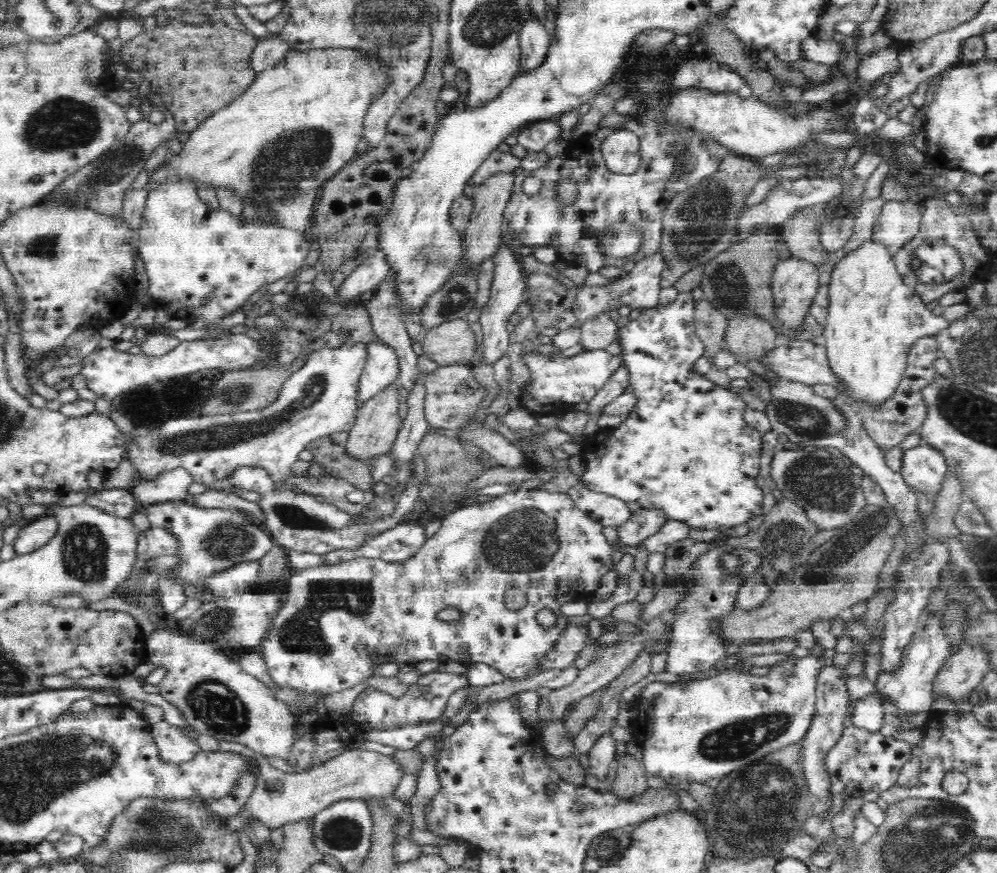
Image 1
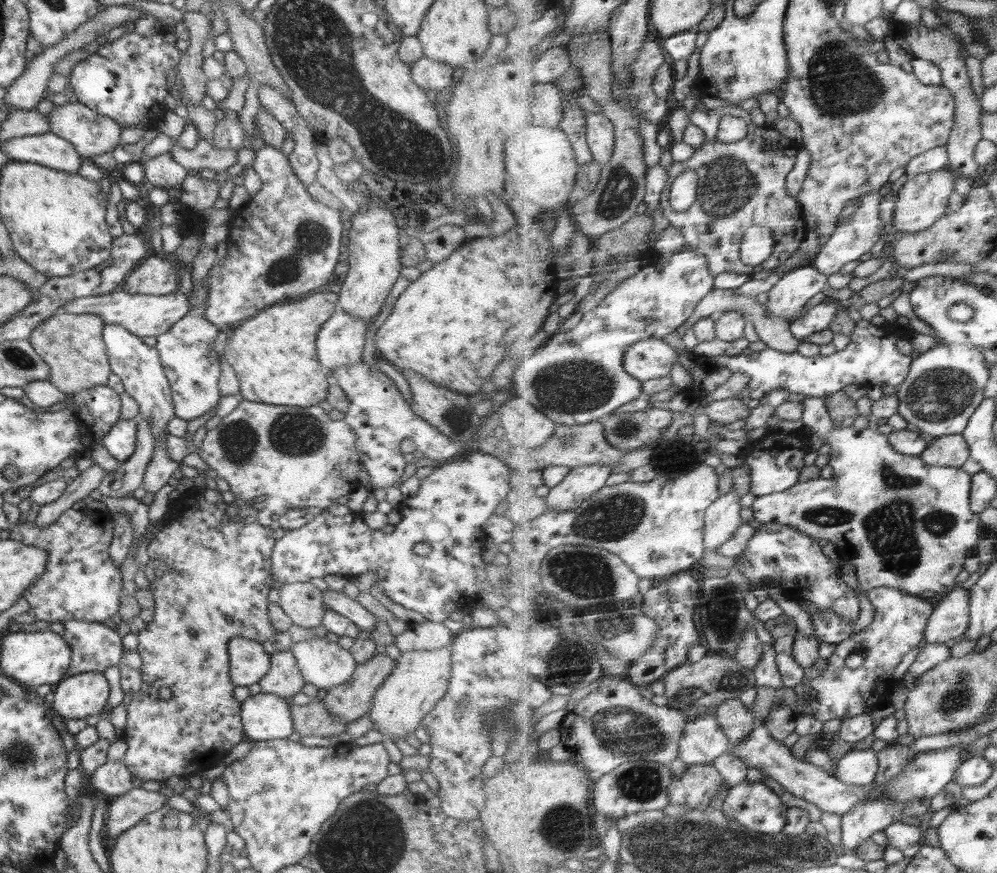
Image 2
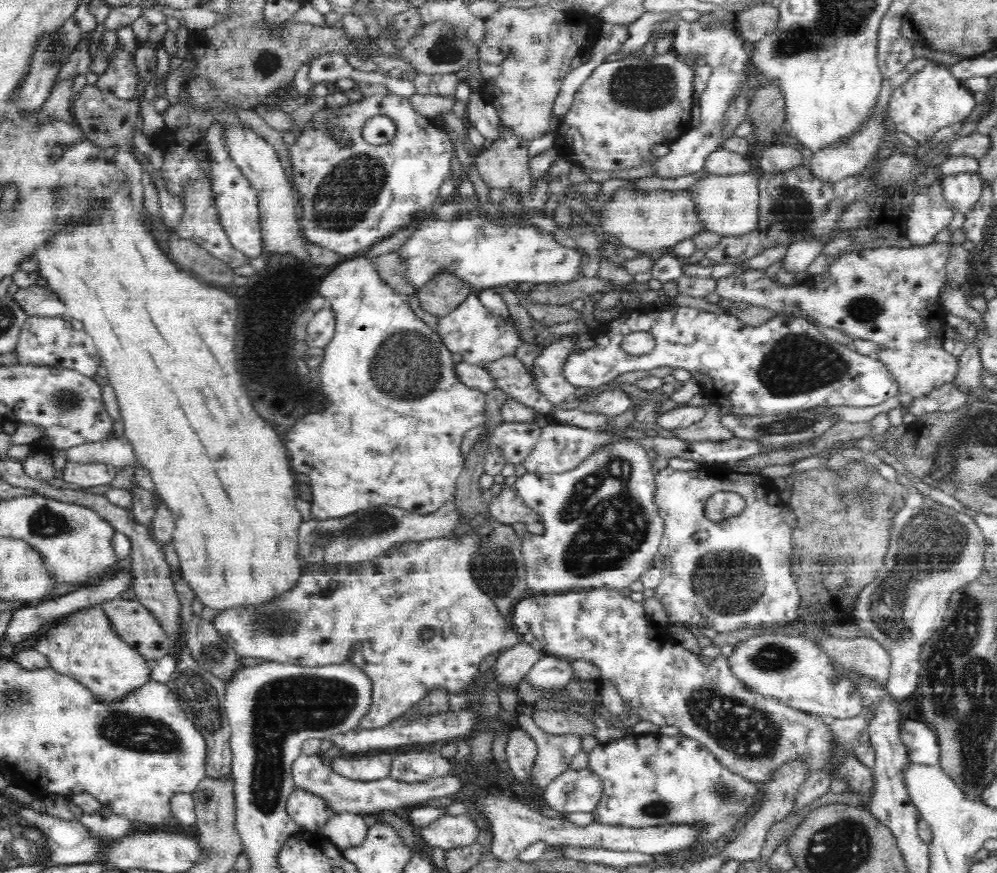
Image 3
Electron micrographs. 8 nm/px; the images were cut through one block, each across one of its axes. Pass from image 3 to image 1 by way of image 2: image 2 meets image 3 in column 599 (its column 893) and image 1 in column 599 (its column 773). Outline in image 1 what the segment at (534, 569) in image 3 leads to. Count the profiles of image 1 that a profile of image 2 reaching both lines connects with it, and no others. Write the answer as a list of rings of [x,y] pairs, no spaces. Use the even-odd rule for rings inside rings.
[[[582,480],[574,484],[567,493],[588,518],[599,522],[602,527],[616,528],[631,517],[632,512],[625,502],[590,490]]]

